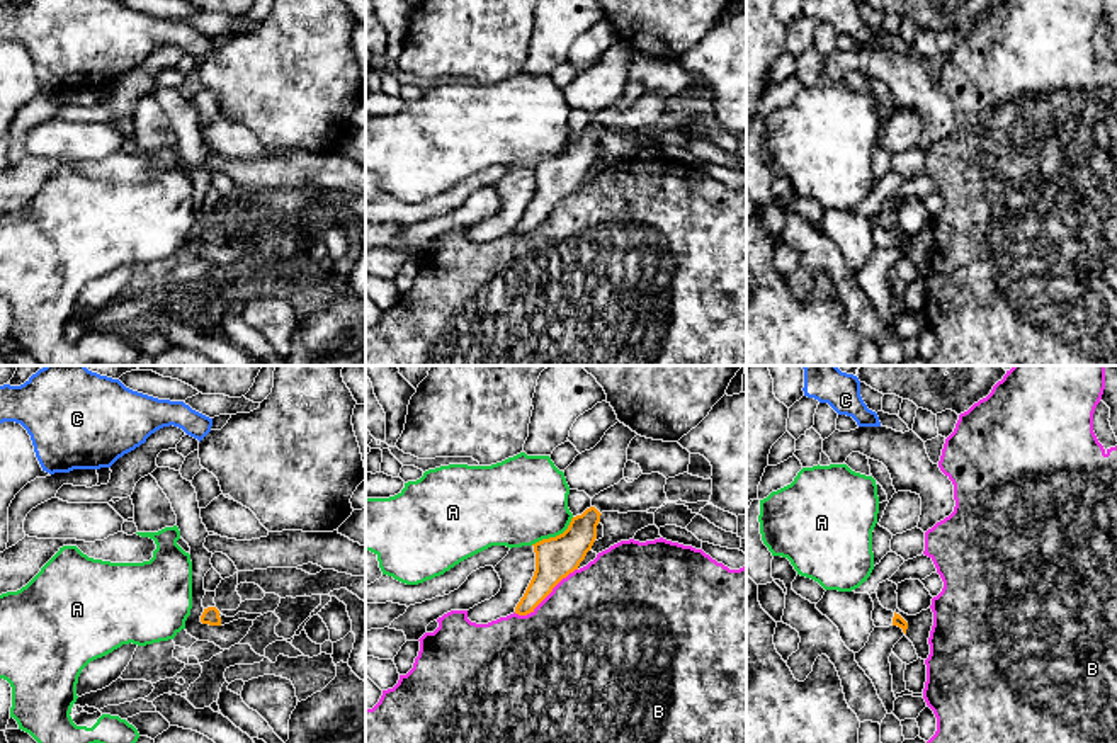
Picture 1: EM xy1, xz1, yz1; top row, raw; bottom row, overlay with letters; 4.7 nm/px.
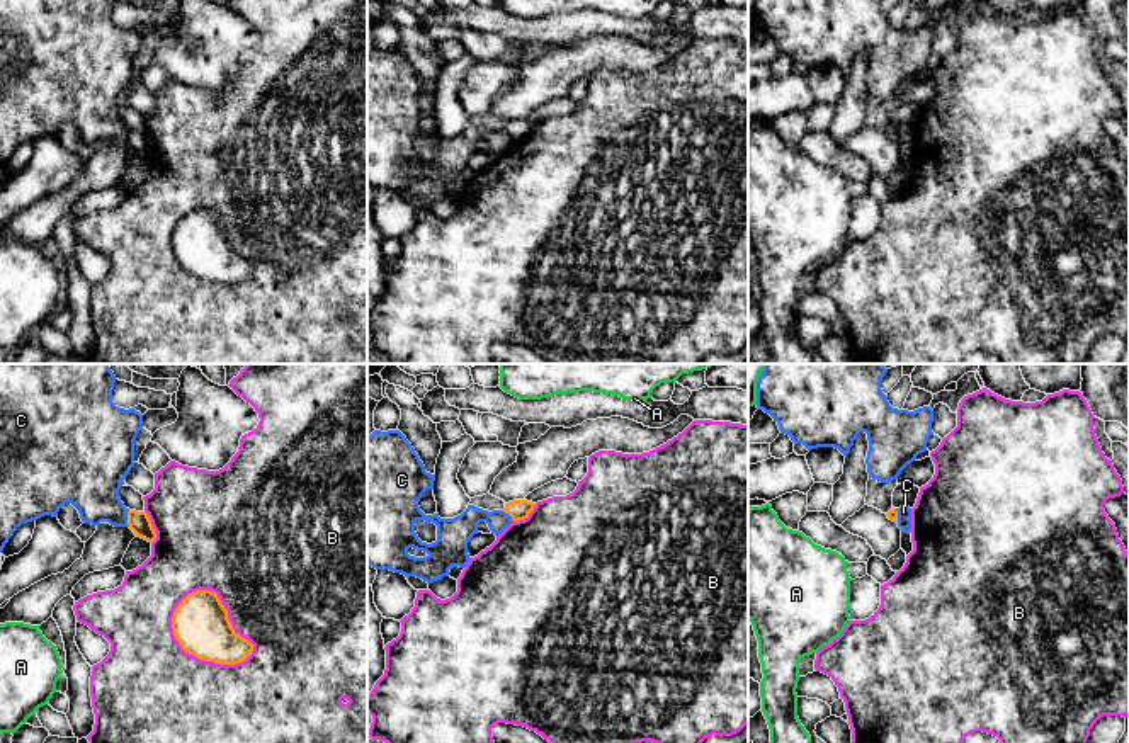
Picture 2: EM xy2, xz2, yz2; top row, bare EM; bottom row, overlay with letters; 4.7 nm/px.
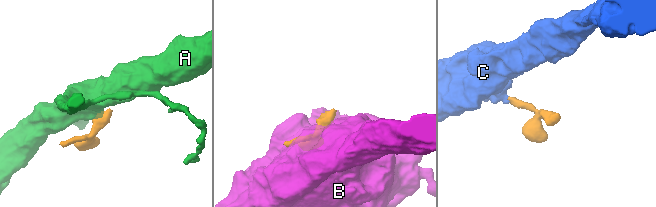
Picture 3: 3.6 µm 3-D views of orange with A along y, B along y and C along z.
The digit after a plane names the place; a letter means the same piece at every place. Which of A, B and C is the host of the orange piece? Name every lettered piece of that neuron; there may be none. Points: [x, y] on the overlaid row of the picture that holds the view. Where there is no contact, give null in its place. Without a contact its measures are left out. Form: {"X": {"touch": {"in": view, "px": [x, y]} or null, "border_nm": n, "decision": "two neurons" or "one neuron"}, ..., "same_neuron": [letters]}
{"A": {"touch": {"in": "xz1", "px": [553, 538]}, "border_nm": 240, "decision": "two neurons"}, "B": {"touch": {"in": "xy2", "px": [201, 658]}, "border_nm": 440, "decision": "two neurons"}, "C": {"touch": {"in": "xy2", "px": [128, 519]}, "border_nm": 80, "decision": "two neurons"}, "same_neuron": []}

